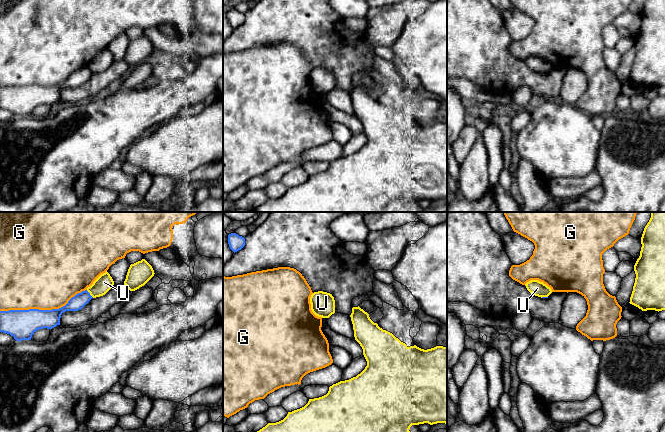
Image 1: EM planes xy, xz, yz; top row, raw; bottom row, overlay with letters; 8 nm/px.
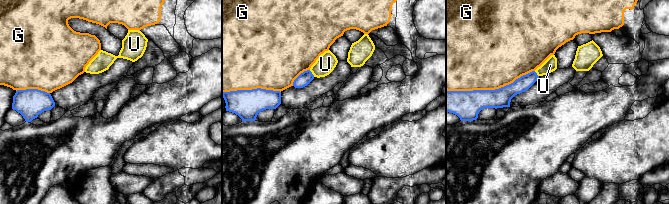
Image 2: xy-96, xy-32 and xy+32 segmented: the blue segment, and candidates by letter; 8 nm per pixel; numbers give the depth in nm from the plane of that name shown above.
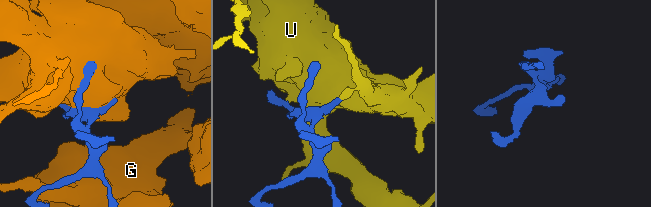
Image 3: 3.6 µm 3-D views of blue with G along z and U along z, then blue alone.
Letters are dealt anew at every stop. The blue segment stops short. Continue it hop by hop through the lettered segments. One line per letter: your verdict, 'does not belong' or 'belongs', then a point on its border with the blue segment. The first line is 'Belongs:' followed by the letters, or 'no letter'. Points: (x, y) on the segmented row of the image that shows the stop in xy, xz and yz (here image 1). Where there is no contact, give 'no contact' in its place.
Belongs: no letter
G: does not belong; contact xy (43, 310)
U: does not belong; contact xy (89, 294)

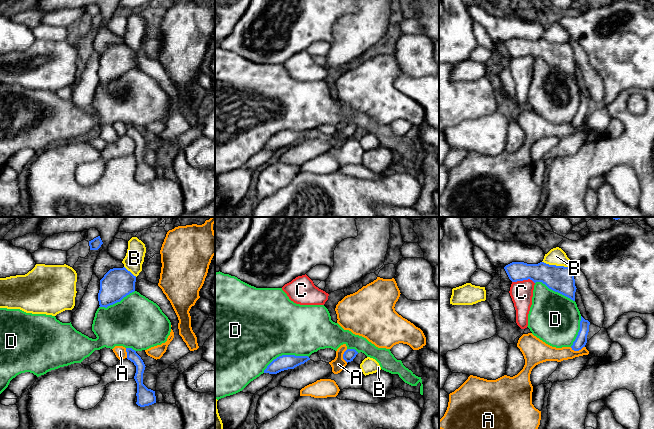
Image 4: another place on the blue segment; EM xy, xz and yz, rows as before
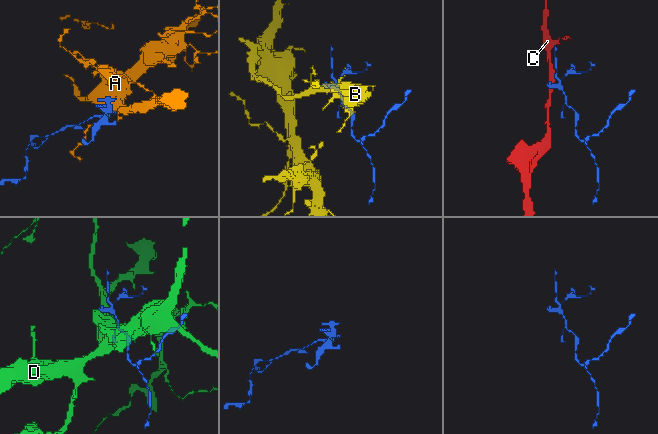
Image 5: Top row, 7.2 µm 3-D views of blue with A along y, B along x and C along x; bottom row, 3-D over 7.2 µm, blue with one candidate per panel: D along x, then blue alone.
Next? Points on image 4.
Belongs: no letter
A: does not belong; contact yz (577, 350)
B: does not belong; contact yz (555, 265)
C: does not belong; contact yz (523, 279)
D: does not belong; contact xz (284, 355)

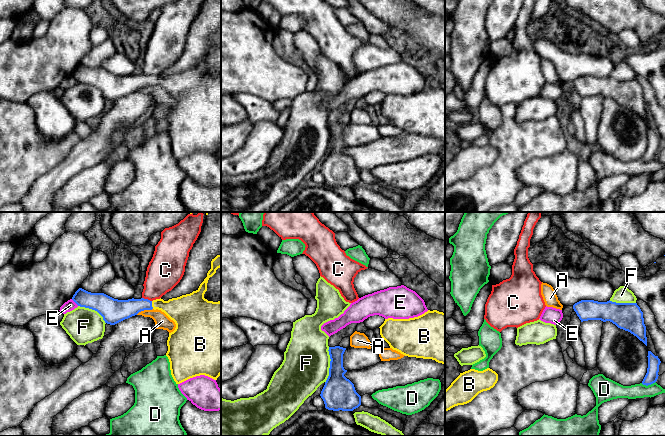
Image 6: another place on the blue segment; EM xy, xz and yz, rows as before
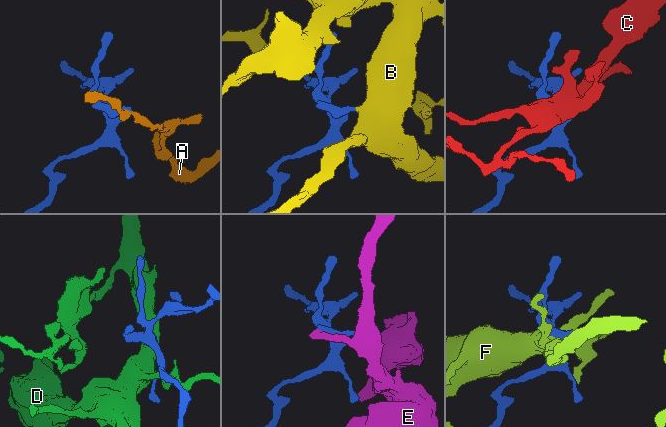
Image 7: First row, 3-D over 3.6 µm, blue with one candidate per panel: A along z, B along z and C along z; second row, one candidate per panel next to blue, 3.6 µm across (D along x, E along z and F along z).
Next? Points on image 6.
Belongs: B
A: does not belong; contact xy (144, 309)
B: belongs; contact xy (151, 305)
C: does not belong; contact xy (147, 299)
D: does not belong; contact yz (648, 384)
E: does not belong; contact xy (75, 302)
F: does not belong; contact xz (330, 365)

